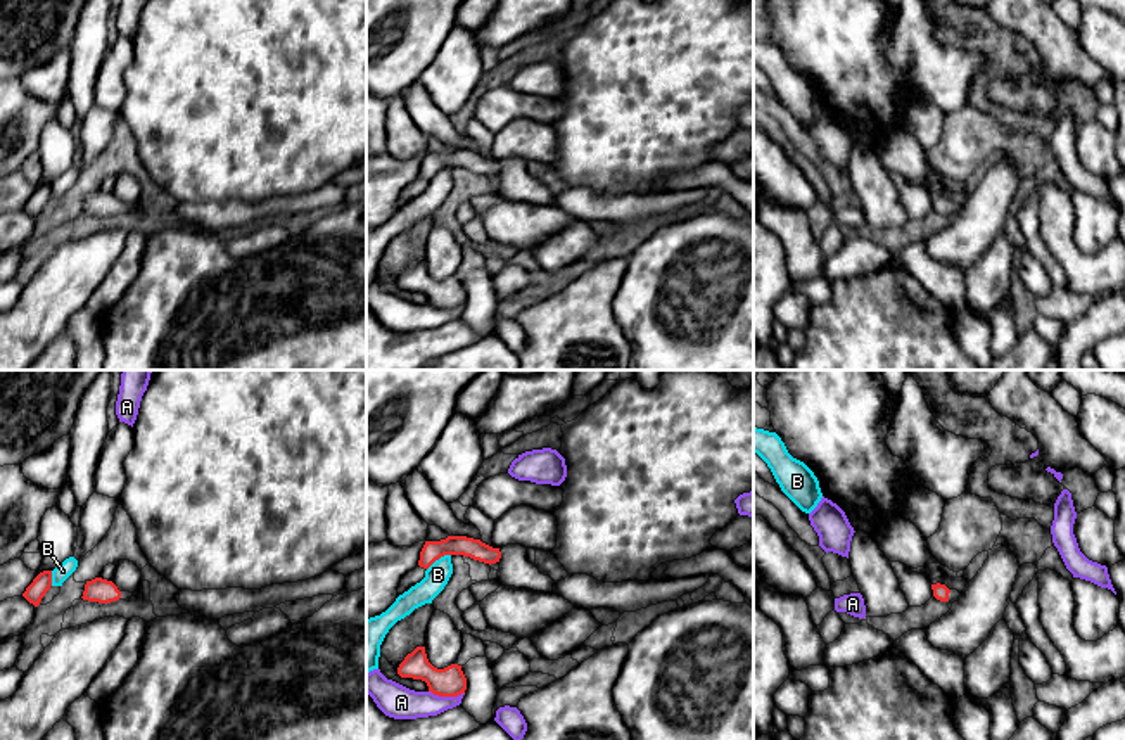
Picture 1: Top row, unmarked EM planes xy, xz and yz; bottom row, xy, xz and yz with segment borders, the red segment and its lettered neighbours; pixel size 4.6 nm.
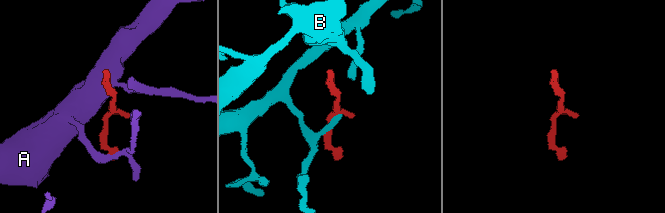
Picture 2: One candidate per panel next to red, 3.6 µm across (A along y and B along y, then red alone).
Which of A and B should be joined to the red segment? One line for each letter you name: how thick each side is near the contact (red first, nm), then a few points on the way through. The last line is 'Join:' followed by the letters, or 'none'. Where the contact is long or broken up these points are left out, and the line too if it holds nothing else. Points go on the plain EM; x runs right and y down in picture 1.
Join: none

